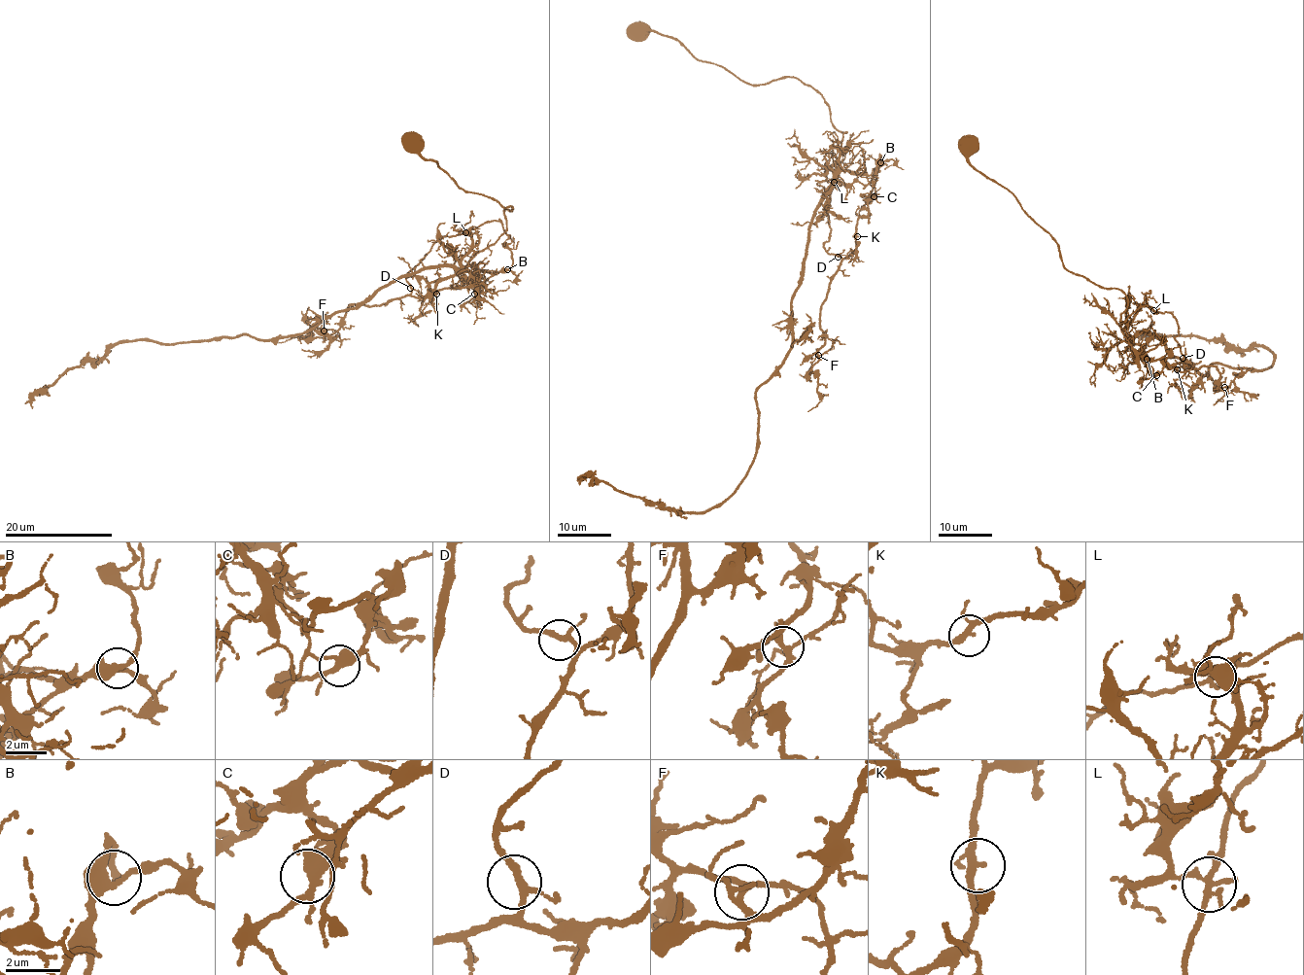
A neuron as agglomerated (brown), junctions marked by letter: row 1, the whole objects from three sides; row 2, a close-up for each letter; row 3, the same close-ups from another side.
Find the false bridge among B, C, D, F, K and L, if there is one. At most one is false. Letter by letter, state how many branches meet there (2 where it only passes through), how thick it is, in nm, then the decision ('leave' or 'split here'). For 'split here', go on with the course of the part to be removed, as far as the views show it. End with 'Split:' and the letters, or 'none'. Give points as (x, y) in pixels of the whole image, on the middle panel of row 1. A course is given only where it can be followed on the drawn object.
B: 4 branches meet; 280 nm thick; leave
C: 4 branches meet; 360 nm thick; leave
D: 3 branches meet; 200 nm thick; leave
F: 4 branches meet; 220 nm thick; leave
K: 3 branches meet; 240 nm thick; leave
L: 4 branches meet; 220 nm thick; split here; foreign part runs (834, 181), (824, 247), (840, 256), (821, 311), (826, 336), (812, 368), (819, 400), (807, 411)
Split: L

